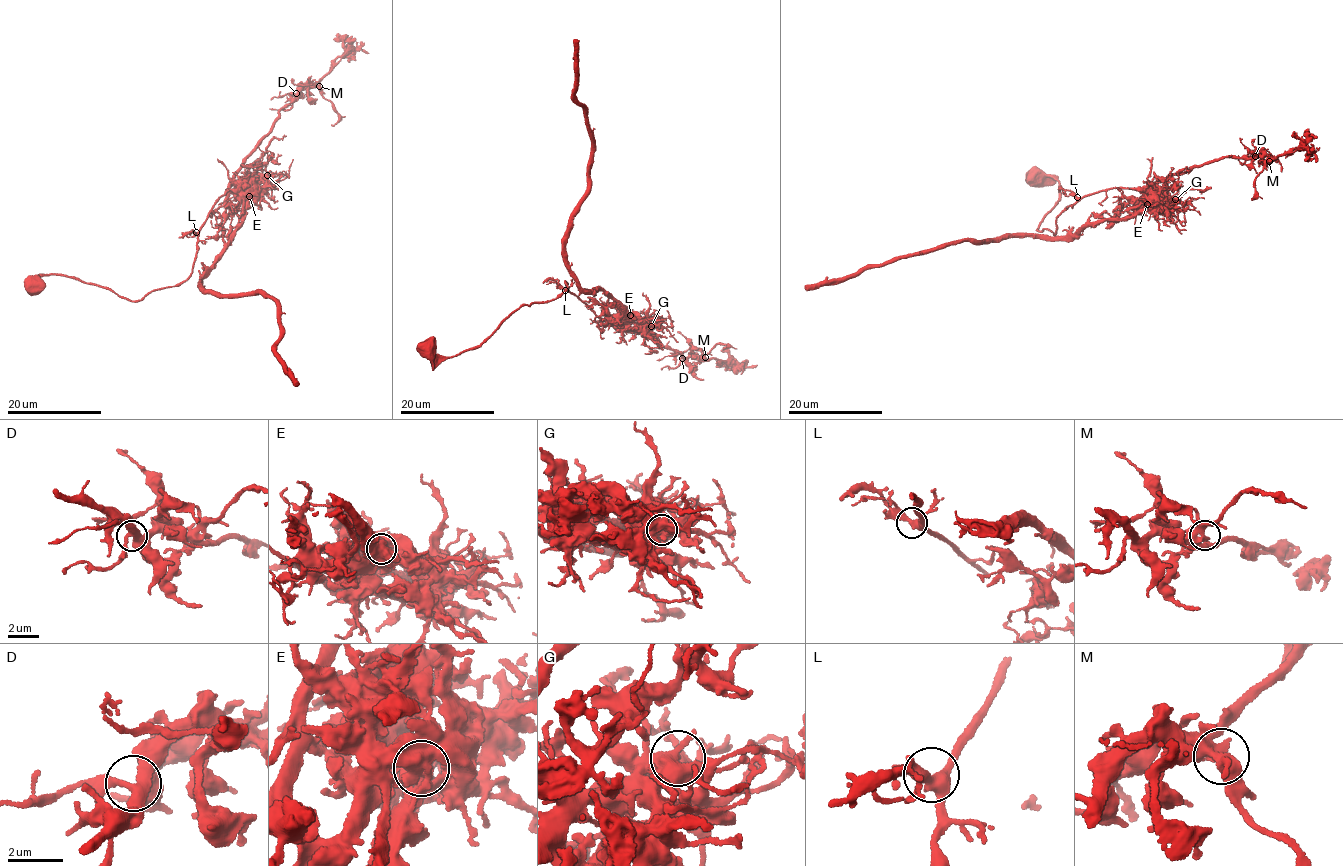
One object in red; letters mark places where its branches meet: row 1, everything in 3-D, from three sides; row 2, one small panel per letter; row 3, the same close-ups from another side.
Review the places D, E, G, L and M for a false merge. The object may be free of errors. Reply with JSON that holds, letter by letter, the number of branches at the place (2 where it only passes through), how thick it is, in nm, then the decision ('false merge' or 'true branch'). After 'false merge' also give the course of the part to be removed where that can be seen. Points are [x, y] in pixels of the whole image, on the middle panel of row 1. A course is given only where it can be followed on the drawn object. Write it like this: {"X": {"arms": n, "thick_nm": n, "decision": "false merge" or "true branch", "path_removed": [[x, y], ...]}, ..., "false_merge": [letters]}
{"D": {"arms": 3, "thick_nm": 360, "decision": "true branch"}, "E": {"arms": 2, "thick_nm": 600, "decision": "false merge", "path_removed": [[630, 316], [581, 286], [565, 251], [591, 143], [575, 94], [574, 41]]}, "G": {"arms": 3, "thick_nm": 550, "decision": "true branch"}, "L": {"arms": 3, "thick_nm": 400, "decision": "true branch"}, "M": {"arms": 5, "thick_nm": 400, "decision": "true branch"}, "false_merge": ["E"]}

